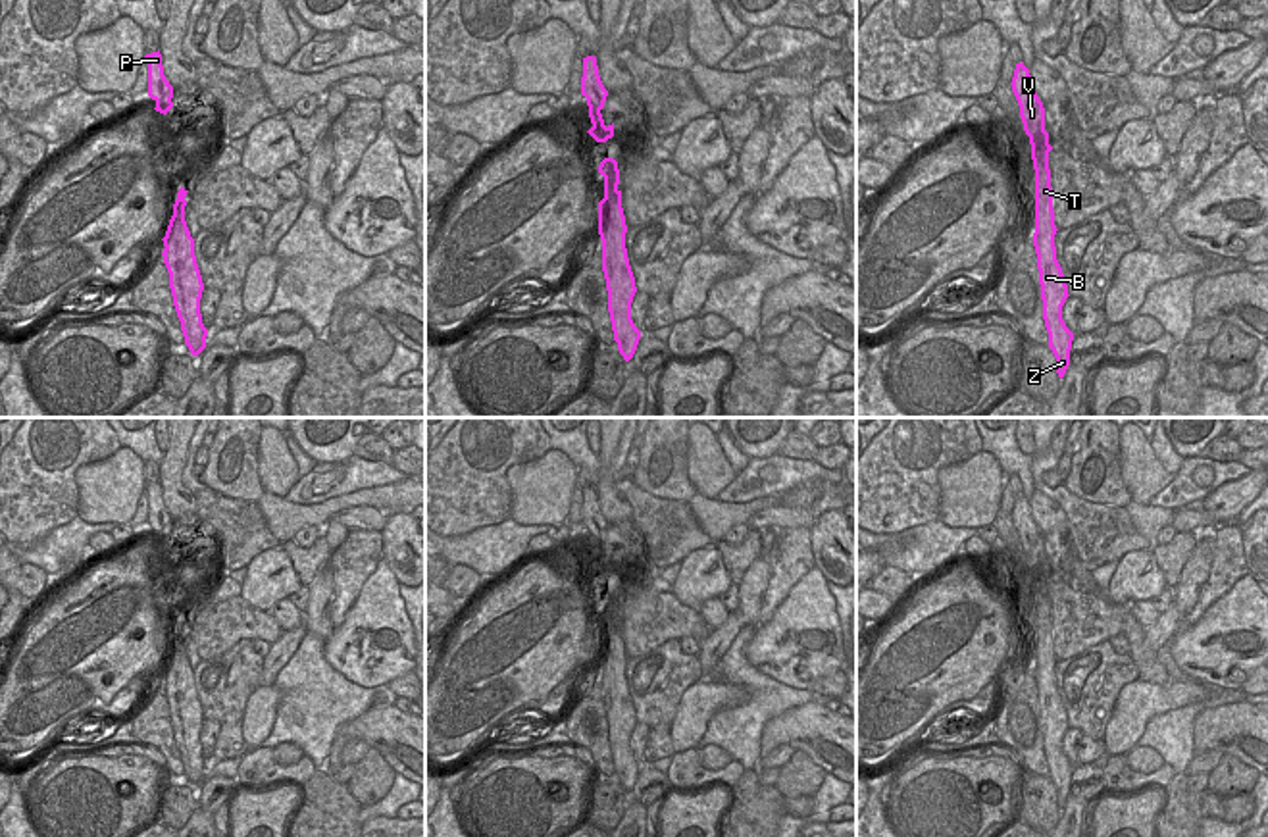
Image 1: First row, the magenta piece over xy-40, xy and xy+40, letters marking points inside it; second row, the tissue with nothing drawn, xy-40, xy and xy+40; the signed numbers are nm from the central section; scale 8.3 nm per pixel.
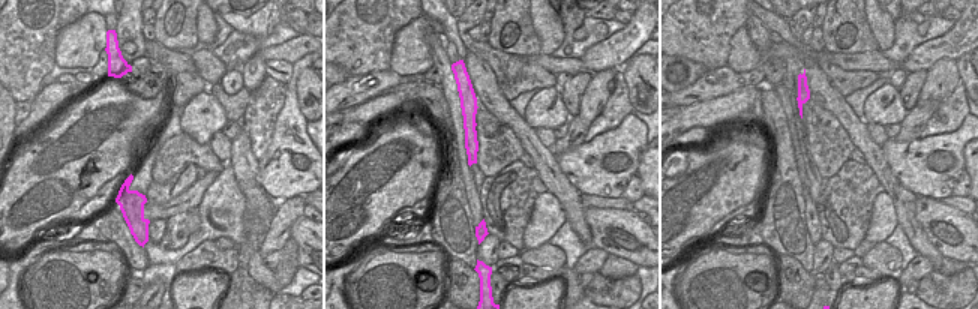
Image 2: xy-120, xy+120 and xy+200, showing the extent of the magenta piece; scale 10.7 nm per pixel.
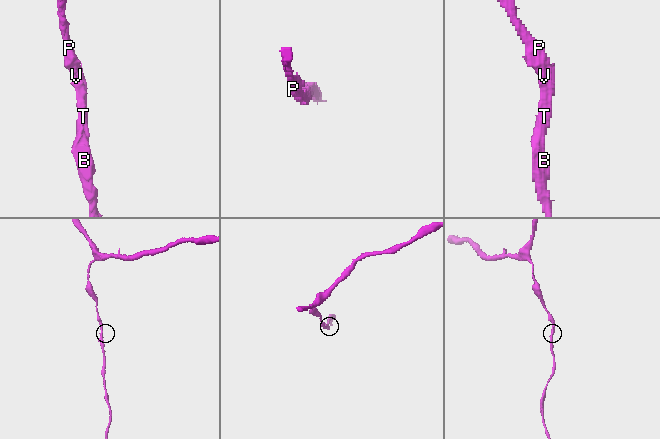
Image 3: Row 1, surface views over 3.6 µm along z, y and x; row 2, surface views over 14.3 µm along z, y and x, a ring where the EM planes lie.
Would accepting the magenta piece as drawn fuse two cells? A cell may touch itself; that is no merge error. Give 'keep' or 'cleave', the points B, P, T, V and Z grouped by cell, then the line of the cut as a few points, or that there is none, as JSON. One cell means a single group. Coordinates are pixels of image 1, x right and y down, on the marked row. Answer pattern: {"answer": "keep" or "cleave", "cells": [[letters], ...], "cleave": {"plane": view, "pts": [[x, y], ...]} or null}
{"answer": "keep", "cells": [["B", "P", "T", "V", "Z"]], "cleave": null}

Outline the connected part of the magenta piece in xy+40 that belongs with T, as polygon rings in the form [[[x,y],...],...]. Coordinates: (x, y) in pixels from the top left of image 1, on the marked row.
[[[1016,63],[1012,77],[1012,92],[1020,106],[1020,117],[1024,131],[1029,137],[1031,160],[1035,169],[1035,233],[1033,246],[1037,254],[1041,300],[1043,300],[1043,319],[1049,333],[1049,348],[1056,358],[1056,373],[1062,379],[1070,366],[1070,350],[1074,333],[1066,327],[1062,319],[1062,306],[1066,302],[1068,285],[1062,267],[1056,260],[1054,246],[1054,210],[1052,210],[1052,189],[1051,189],[1051,169],[1049,169],[1049,133],[1045,131],[1045,108],[1039,100],[1029,69]]]

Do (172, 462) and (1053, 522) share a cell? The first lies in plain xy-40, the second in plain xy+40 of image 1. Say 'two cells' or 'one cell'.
one cell

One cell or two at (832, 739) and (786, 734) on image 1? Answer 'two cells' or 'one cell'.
one cell

